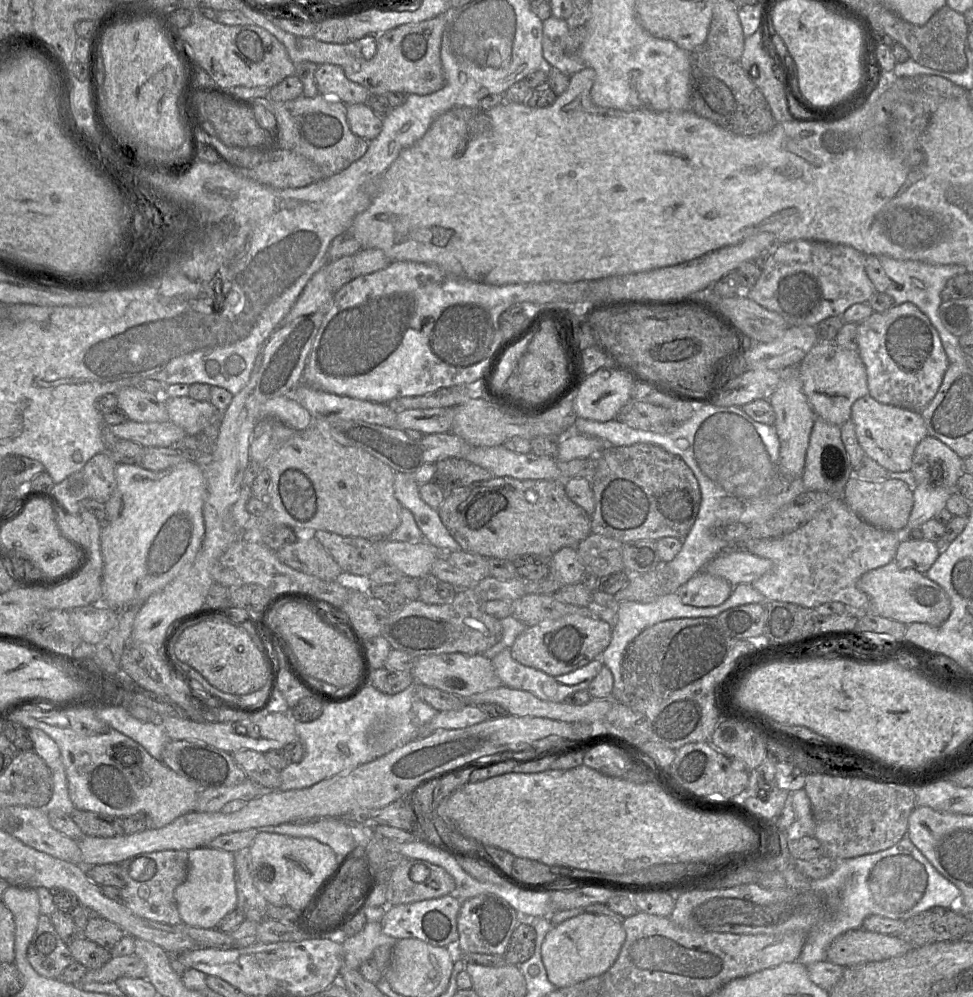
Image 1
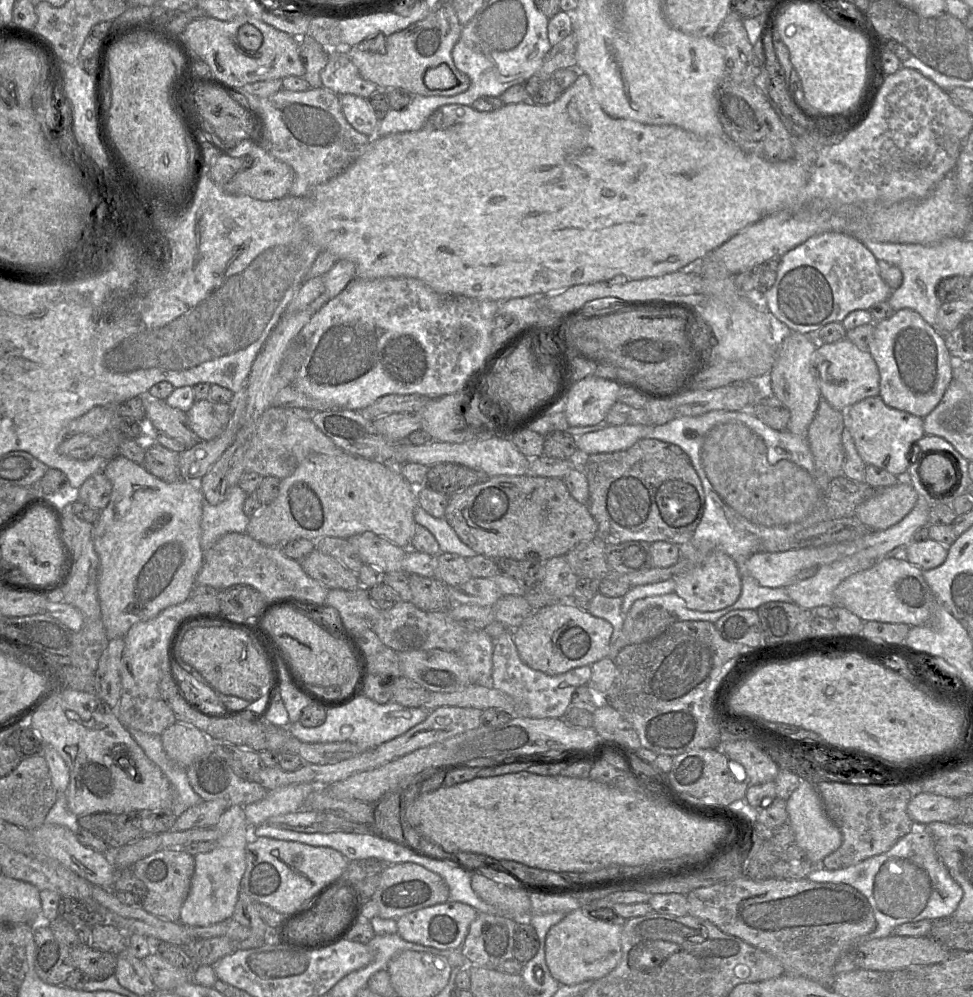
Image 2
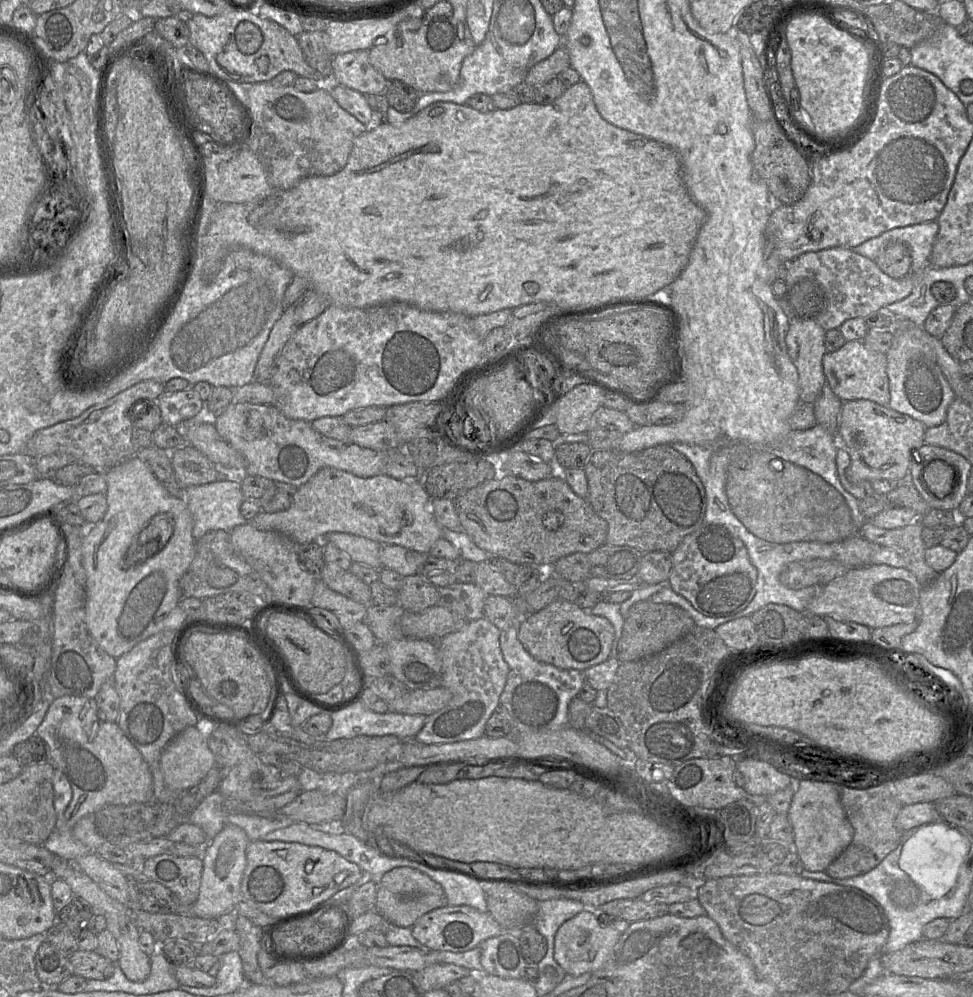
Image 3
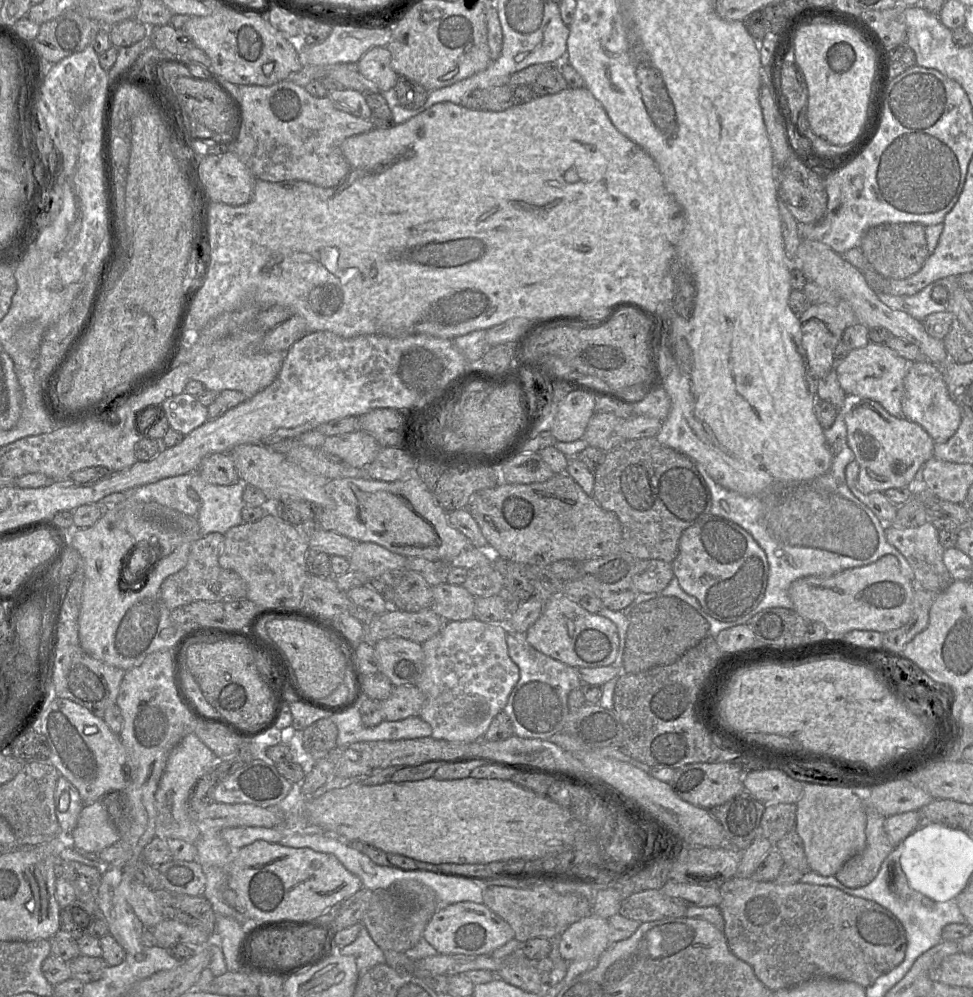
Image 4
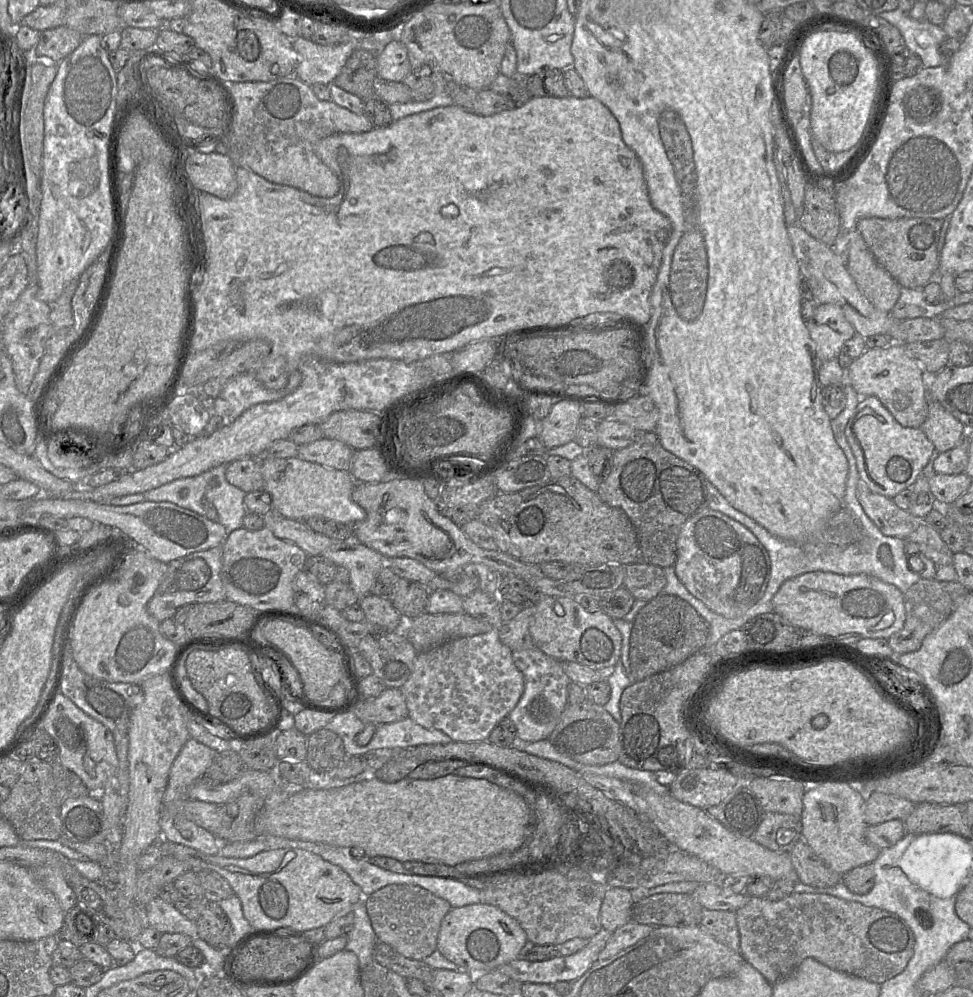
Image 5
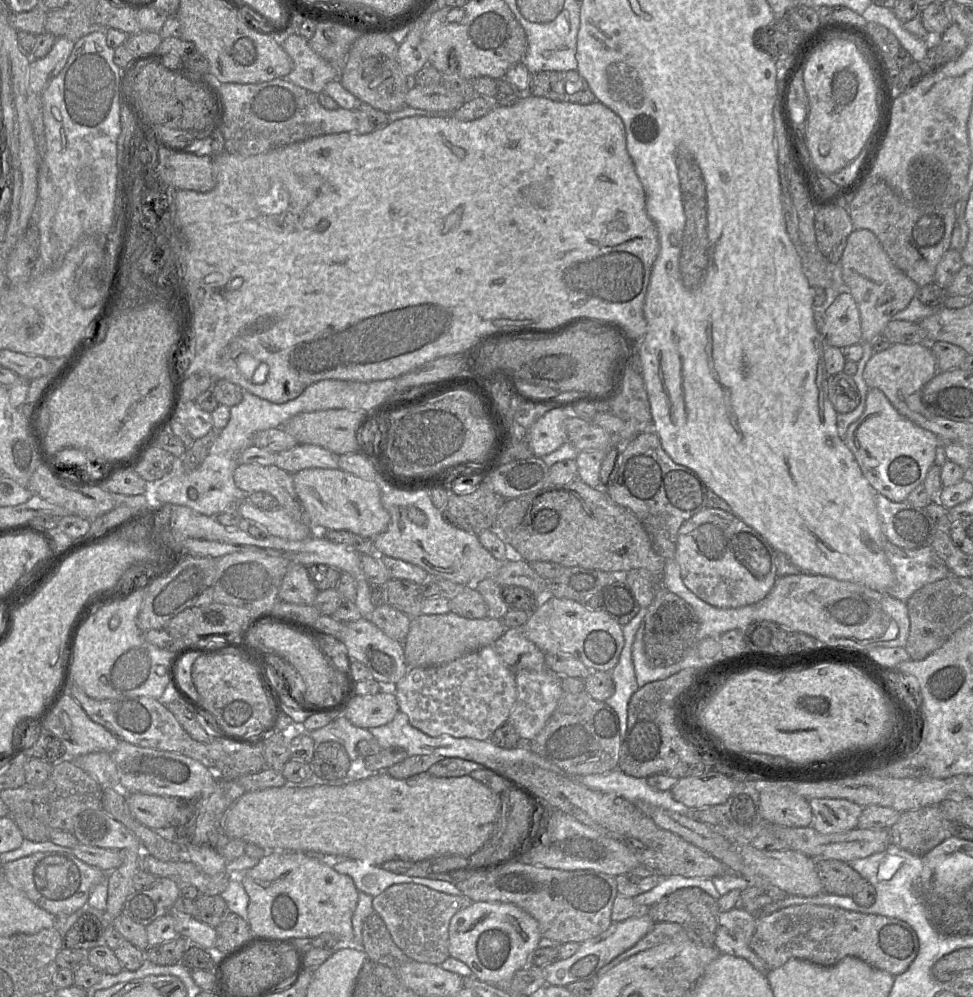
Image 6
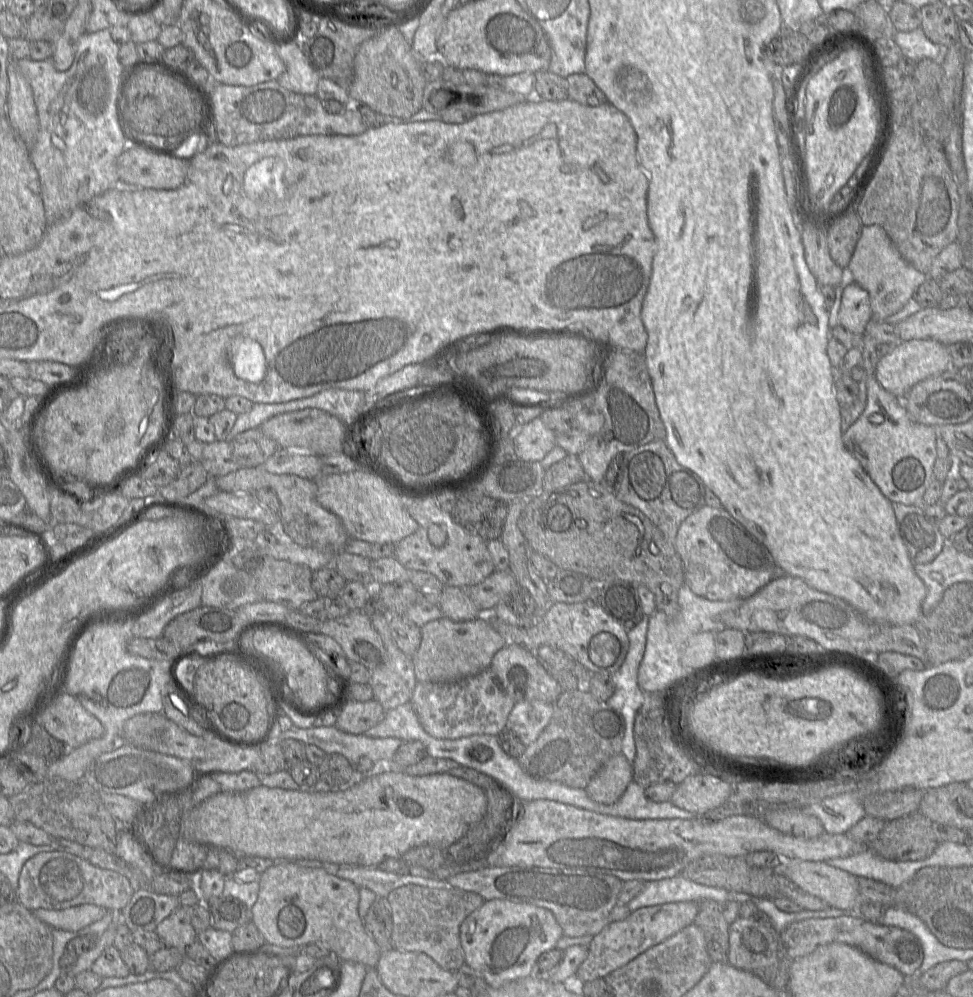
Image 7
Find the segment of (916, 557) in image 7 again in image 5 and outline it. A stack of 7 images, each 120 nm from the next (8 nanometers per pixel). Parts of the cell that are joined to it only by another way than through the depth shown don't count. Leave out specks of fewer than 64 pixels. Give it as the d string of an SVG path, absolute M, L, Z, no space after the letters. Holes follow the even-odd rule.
M861 479L857 483L857 499L866 515L886 536L906 539L924 522L899 508L892 499L873 493Z

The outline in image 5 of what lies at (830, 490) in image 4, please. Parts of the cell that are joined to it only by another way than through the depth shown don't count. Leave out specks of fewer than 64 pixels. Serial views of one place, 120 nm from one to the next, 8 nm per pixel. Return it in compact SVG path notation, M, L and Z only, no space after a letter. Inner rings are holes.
M850 383L844 384L843 391L846 398L845 407L836 418L831 420L830 425L834 438L843 450L848 463L846 490L839 509L830 516L821 529L816 531L816 538L802 544L796 544L772 535L763 526L732 507L717 488L705 478L708 508L719 511L744 525L768 552L771 563L770 578L762 598L755 603L761 604L758 609L760 614L773 612L772 598L784 581L807 572L824 571L842 575L866 574L896 586L903 594L921 579L918 573L909 568L904 539L884 535L866 515L857 499L859 474L855 457L845 436L845 426L853 415L860 401L860 396L854 391Z

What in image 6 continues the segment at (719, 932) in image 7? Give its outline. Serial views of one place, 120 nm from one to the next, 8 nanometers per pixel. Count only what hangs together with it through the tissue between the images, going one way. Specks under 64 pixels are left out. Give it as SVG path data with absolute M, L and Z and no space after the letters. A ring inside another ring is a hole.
M696 887L676 890L646 909L646 913L654 923L679 924L689 939L700 946L714 946L719 912L717 900Z

